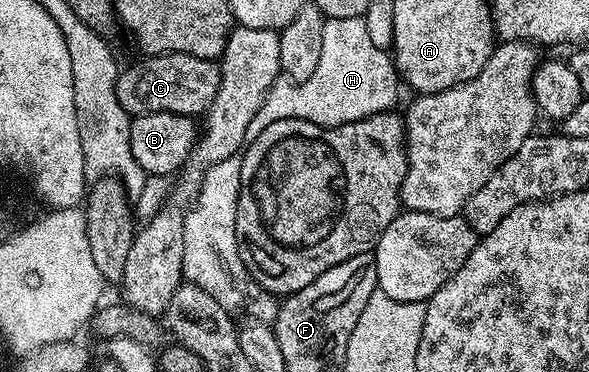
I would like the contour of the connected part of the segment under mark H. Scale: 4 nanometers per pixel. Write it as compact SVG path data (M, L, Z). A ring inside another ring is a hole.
M364 17L328 19L323 27L323 52L319 54L315 75L296 83L288 79L277 80L263 99L263 107L255 111L255 119L251 119L253 129L247 131L258 133L257 129L279 123L277 117L269 117L269 109L281 113L281 119L303 119L326 127L349 125L376 113L390 112L396 106L393 104L397 101L397 85L399 74L393 58L386 50L371 43Z

